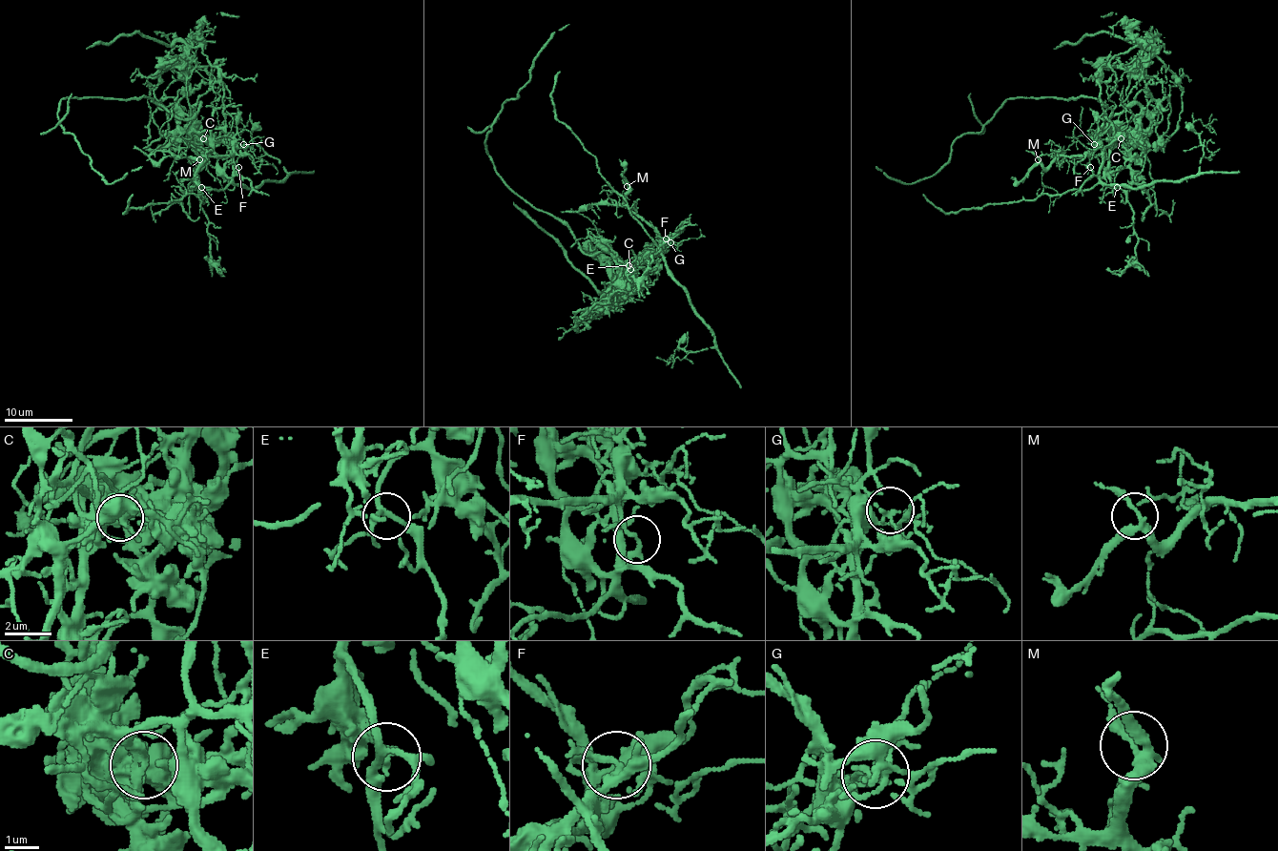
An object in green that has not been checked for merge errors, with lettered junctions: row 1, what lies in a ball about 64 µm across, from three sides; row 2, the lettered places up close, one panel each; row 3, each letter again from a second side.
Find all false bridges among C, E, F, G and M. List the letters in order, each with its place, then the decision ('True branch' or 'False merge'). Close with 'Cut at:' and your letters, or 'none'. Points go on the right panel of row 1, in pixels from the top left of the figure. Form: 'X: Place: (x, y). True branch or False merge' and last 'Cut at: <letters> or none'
C: Place: (1121, 138). False merge
E: Place: (1117, 187). True branch
F: Place: (1090, 167). False merge
G: Place: (1094, 144). True branch
M: Place: (1038, 159). True branch
Cut at: C, F

